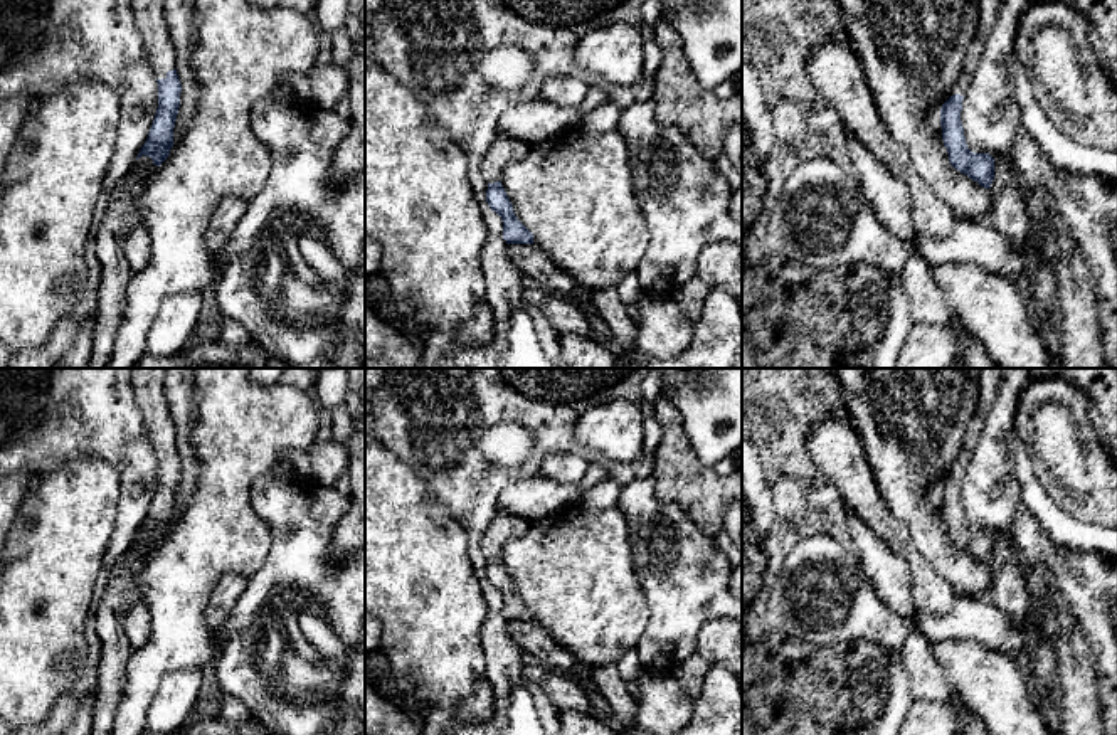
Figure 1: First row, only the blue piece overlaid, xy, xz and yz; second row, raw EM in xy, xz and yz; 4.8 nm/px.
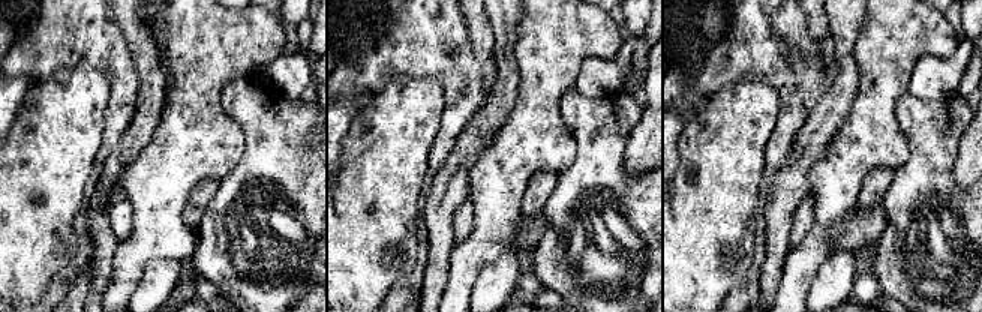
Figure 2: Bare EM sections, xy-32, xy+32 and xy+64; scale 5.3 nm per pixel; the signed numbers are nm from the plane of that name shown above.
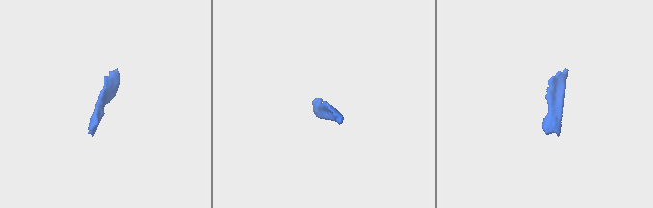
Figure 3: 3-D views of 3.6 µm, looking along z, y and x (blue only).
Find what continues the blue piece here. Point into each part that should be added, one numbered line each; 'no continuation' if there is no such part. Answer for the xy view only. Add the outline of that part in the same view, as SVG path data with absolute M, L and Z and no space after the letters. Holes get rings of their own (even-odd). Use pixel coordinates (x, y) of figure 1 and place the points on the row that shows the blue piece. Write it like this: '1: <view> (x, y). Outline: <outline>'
1: xy (148, 15). Outline: M130 0L135 24L141 34L150 67L156 79L175 69L177 54L165 19L165 0Z

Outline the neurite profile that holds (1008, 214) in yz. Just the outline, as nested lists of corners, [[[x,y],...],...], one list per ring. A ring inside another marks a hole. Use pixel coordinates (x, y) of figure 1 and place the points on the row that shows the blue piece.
[[[1009,158],[994,160],[994,180],[991,183],[993,207],[989,222],[1011,242],[1019,247],[1028,235],[1030,217],[1024,198]]]

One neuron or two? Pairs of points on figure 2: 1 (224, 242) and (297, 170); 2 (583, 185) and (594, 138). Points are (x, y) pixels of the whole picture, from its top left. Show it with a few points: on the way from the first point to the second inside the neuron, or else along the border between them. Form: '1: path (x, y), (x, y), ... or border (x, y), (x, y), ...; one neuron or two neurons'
1: path (242, 225), (279, 188); one neuron
2: path (594, 173), (594, 150); one neuron

